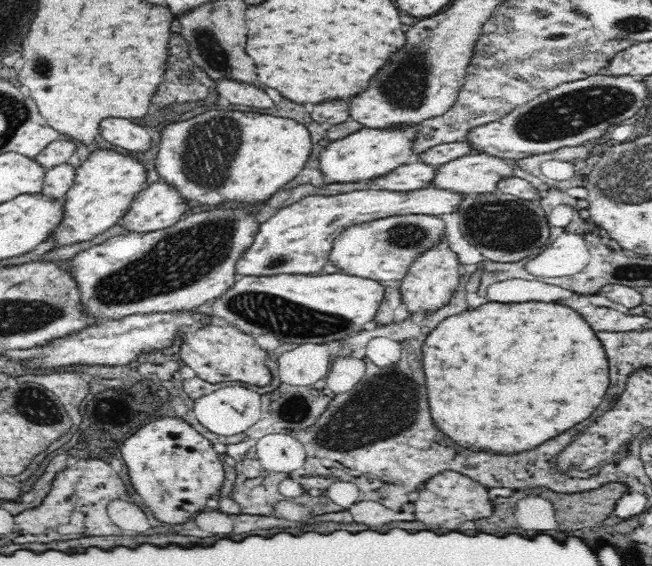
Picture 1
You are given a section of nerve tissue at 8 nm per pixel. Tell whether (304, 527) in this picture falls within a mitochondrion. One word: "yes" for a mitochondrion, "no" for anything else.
no

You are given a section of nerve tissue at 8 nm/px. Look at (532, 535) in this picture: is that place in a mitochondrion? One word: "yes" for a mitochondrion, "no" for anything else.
no

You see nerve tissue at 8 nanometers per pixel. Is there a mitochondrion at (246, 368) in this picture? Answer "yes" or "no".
no

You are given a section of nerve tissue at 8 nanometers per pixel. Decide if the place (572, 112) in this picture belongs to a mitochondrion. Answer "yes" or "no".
yes

